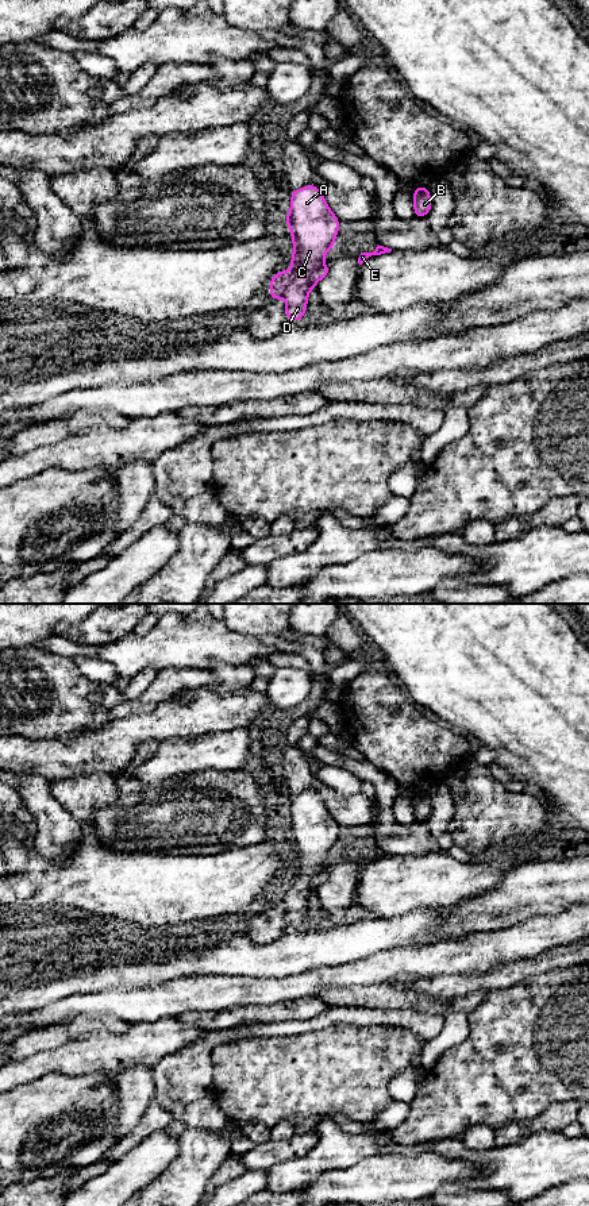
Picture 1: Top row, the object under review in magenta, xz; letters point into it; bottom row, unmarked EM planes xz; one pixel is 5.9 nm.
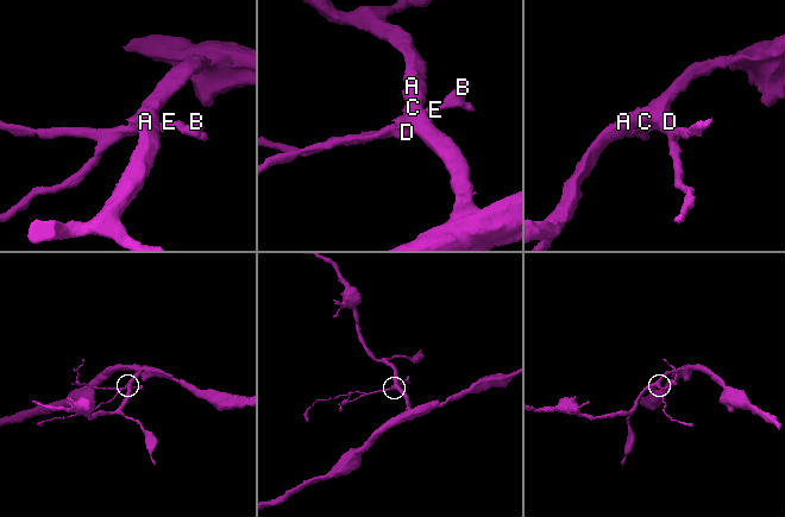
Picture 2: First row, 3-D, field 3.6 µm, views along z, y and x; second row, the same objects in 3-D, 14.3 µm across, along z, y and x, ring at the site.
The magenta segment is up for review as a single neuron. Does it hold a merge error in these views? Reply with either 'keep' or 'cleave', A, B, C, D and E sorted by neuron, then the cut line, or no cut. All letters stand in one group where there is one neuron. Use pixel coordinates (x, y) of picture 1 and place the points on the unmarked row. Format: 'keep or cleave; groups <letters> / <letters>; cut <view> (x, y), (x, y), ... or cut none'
cleave; groups A C D / B E; cut xz (291, 878), (291, 886), (283, 901)

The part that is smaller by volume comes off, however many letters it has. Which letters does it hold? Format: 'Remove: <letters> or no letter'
Remove: B, E

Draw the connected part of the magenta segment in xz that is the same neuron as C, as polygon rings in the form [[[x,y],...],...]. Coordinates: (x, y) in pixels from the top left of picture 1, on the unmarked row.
[[[316,790],[290,797],[290,816],[282,824],[290,833],[294,858],[290,858],[292,886],[285,895],[285,921],[303,925],[309,897],[315,893],[312,879],[323,871],[326,859],[335,851],[339,824],[330,814]]]

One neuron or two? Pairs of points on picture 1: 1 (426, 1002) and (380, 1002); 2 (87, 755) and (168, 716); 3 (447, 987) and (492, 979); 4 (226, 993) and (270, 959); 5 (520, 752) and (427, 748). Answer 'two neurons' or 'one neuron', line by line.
1: one neuron
2: one neuron
3: one neuron
4: two neurons
5: two neurons

